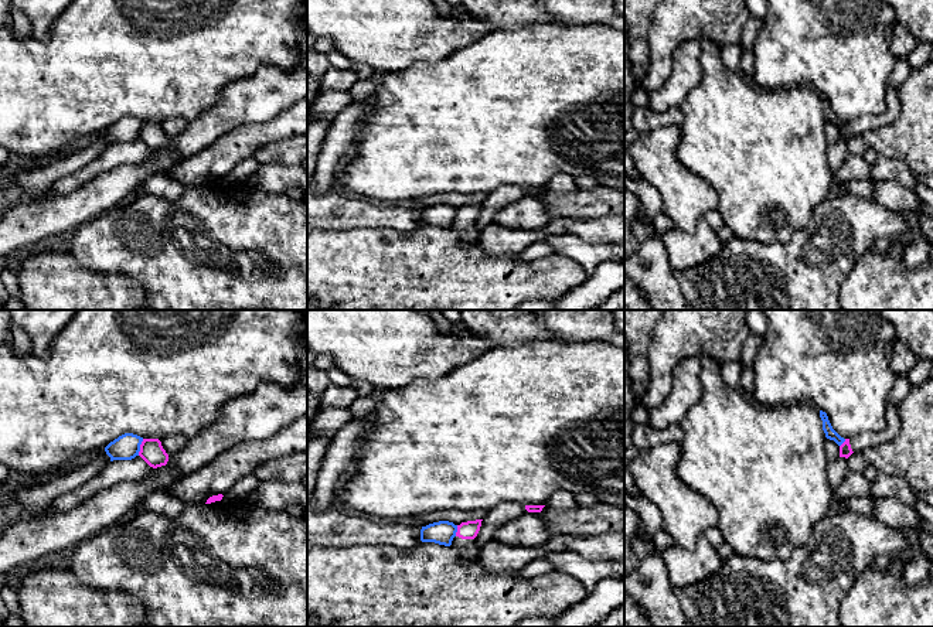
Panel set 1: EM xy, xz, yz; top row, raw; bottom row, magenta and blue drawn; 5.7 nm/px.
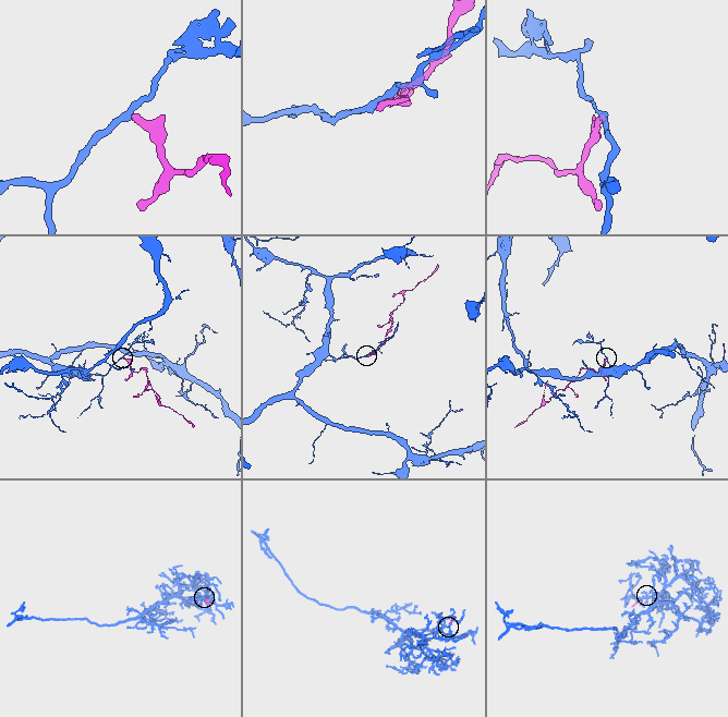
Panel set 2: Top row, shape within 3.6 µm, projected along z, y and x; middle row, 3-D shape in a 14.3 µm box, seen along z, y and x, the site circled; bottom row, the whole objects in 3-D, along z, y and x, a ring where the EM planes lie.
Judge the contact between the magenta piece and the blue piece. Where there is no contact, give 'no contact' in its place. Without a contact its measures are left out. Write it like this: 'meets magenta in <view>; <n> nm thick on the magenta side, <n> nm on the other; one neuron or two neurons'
meets magenta in xy; 140 nm thick on the magenta side, 140 nm on the other; two neurons

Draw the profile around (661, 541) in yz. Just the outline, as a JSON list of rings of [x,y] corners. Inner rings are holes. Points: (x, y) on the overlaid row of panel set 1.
[[[661,525],[661,528],[656,532],[654,538],[653,538],[653,545],[658,549],[658,551],[665,551],[668,549],[671,545],[674,545],[671,535],[665,531],[665,528]]]

